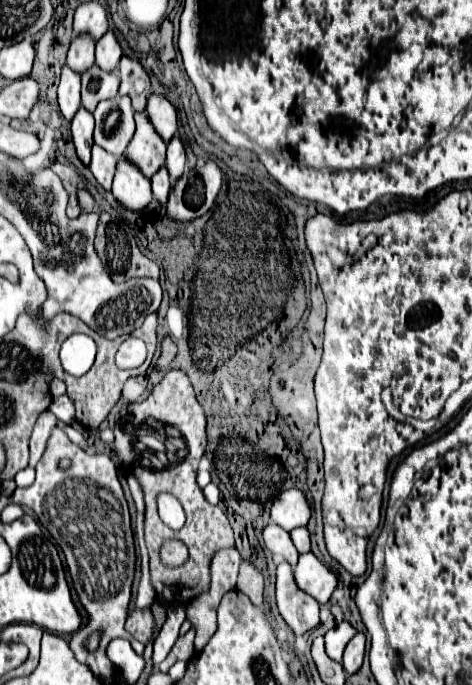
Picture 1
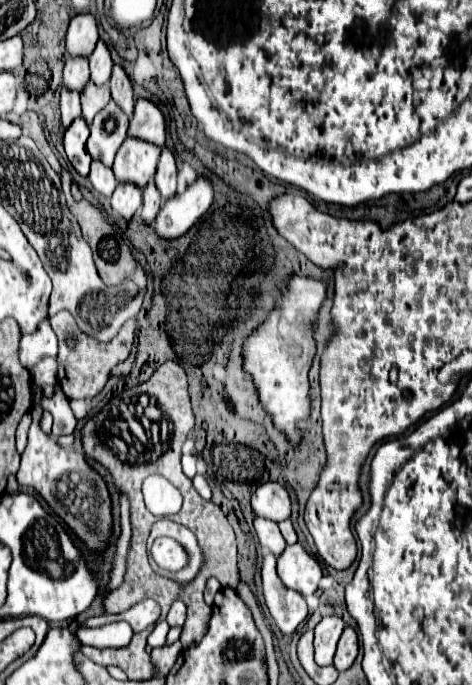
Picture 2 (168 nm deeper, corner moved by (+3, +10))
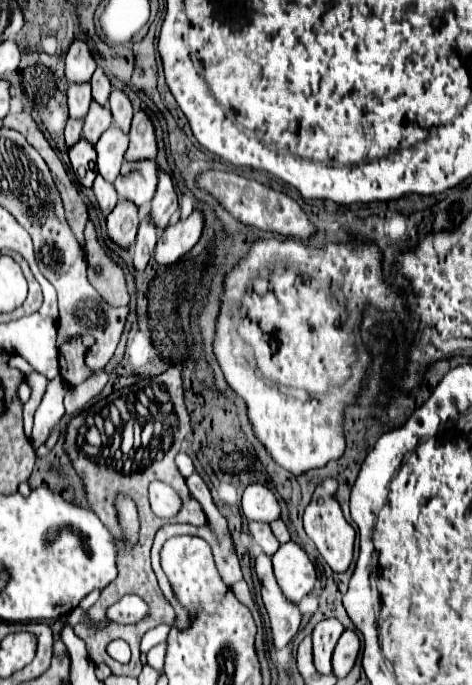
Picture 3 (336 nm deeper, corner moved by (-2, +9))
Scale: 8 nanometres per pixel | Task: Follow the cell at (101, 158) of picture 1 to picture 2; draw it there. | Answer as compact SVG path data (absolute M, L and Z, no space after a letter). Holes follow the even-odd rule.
M93 160L91 162L91 172L89 172L89 180L93 184L93 188L103 194L103 196L111 196L115 186L117 186L117 178L113 176L111 168L105 168L105 164L101 164L101 160Z

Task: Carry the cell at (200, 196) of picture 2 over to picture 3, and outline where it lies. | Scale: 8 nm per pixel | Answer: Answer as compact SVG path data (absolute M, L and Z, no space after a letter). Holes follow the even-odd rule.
M192 213L188 219L182 219L176 225L166 227L156 243L154 261L164 267L176 263L196 245L196 241L202 235L202 227L204 227L204 219L200 213Z

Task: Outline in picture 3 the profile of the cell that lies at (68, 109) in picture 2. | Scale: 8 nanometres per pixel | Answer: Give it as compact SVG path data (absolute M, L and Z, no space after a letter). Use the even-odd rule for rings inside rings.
M68 119L64 135L66 135L66 147L76 145L82 137L82 119Z

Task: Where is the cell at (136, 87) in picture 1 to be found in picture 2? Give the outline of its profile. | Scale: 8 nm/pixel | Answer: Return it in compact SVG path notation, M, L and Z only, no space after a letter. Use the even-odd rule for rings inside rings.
M121 64L113 66L113 74L109 80L111 86L111 96L113 100L125 110L127 116L133 116L133 106L135 106L135 94L133 94L133 82L129 74L123 70Z

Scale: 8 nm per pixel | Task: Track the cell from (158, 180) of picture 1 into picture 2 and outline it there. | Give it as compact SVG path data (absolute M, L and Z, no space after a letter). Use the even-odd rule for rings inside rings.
M153 180L143 188L143 218L147 224L153 224L157 212L161 206L161 194L157 192L157 186Z

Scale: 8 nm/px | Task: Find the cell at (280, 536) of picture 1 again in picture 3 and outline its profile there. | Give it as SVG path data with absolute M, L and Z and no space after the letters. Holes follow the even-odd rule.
M252 521L248 523L248 529L250 529L250 535L254 539L254 543L266 553L266 555L274 555L280 547L278 539L274 537L272 529L268 523L258 523L258 521Z

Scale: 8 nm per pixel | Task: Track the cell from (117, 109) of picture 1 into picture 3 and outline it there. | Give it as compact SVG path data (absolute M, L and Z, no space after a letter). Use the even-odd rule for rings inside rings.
M110 127L100 141L96 143L96 153L98 153L98 175L102 175L106 181L114 183L118 173L120 173L120 165L124 161L124 153L126 153L126 135L118 129L118 127Z

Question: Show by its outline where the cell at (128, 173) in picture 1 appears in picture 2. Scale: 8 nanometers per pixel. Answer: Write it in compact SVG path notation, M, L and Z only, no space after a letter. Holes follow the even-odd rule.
M117 184L113 196L111 196L111 208L119 216L131 220L131 216L141 206L141 188L137 184Z

